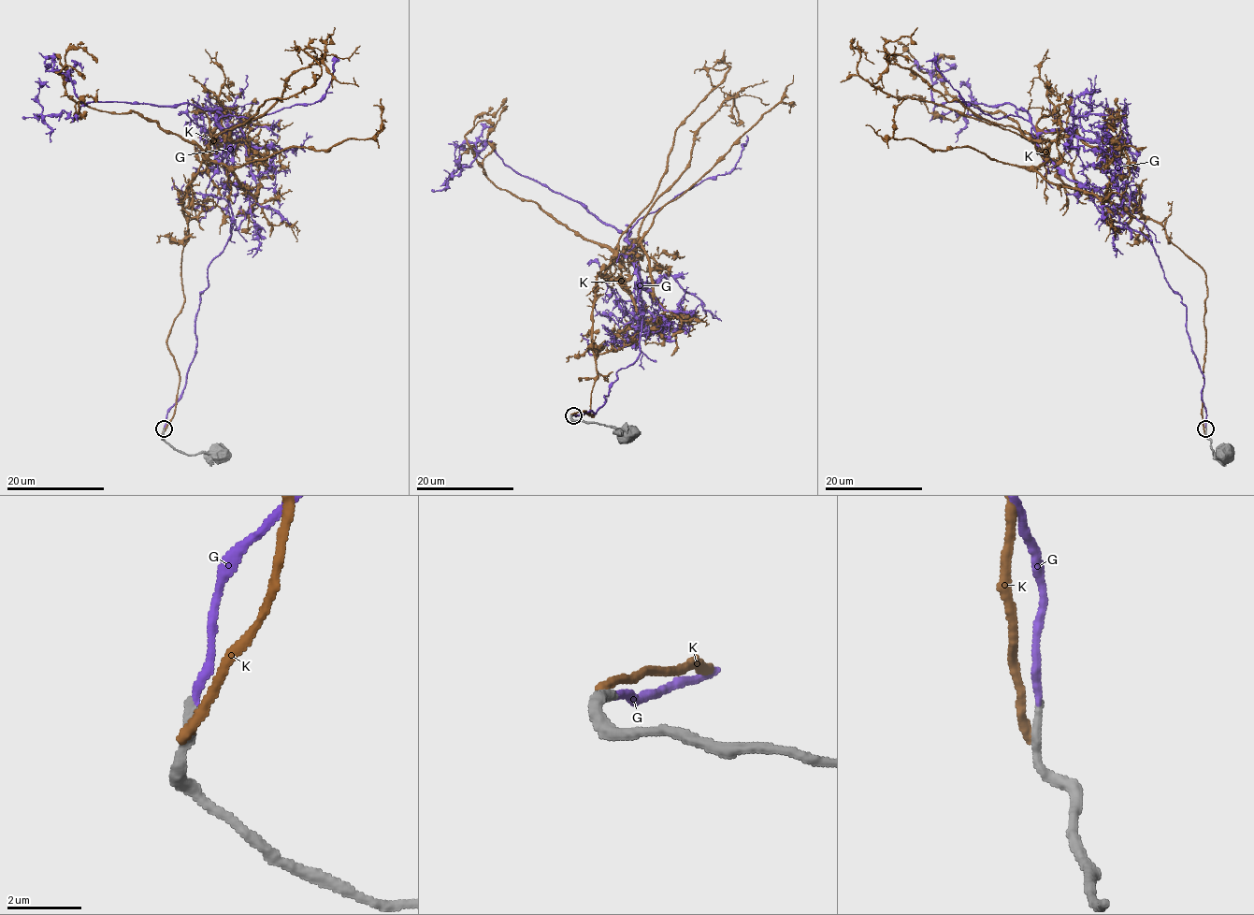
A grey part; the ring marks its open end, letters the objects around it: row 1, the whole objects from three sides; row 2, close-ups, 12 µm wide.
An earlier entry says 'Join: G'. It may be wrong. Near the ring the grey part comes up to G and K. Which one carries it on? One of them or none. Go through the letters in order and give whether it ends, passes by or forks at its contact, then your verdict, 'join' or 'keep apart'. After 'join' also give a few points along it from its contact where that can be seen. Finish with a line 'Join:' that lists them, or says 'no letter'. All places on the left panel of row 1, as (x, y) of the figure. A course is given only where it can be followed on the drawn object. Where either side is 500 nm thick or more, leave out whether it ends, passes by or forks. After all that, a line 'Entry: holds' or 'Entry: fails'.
G: it ends there; join; it runs (164, 429), (208, 264), (231, 235), (218, 110), (89, 102), (43, 115), (50, 87)
K: it ends there; keep apart
Join: G
Entry: holds

